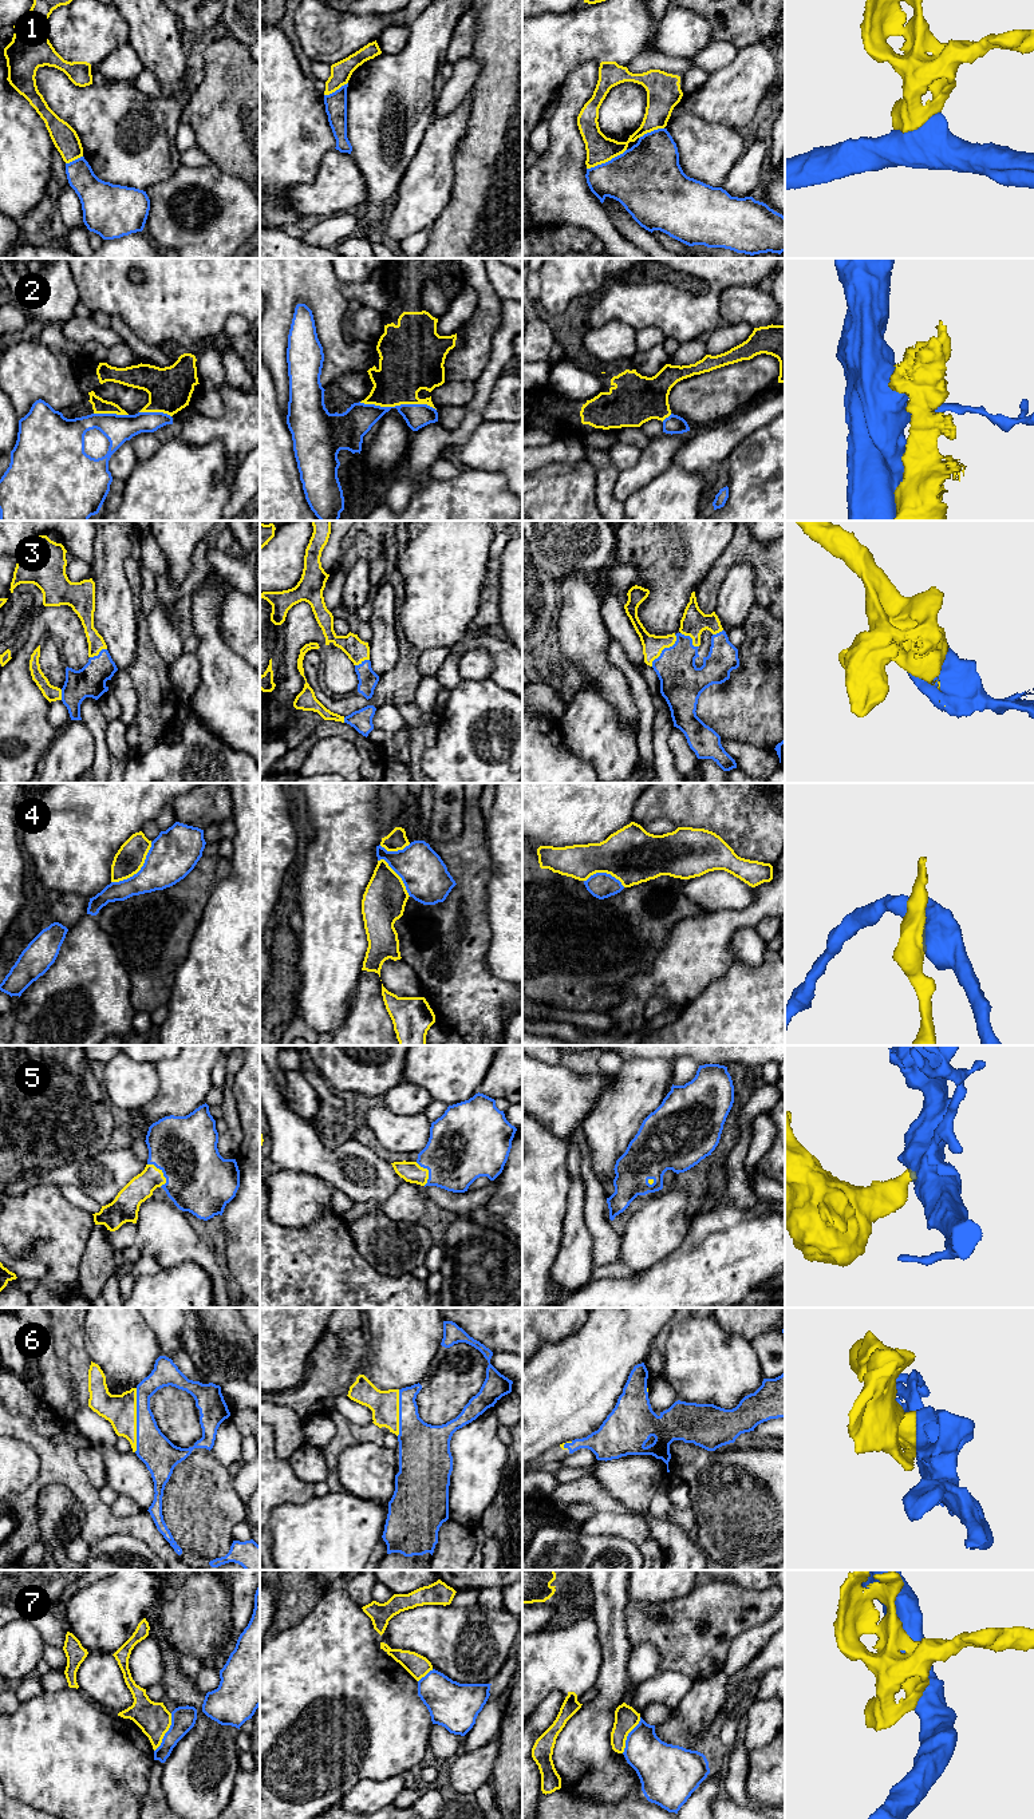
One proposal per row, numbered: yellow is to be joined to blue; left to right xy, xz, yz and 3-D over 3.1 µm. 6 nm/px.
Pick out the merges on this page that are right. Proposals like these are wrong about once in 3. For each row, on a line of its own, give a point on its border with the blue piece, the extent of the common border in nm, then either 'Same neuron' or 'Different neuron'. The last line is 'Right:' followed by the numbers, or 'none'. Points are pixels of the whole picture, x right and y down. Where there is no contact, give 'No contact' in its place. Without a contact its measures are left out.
1: Touches blue at yz (606, 162). Shared border 260 nm. Different neuron
2: Touches blue at xz (398, 406). Shared border 460 nm. Different neuron
3: Touches blue at yz (665, 648). Shared border 240 nm. Same neuron
4: Touches blue at xy (139, 870). Shared border 340 nm. Different neuron
5: Touches blue at xy (162, 1171). Shared border 170 nm. Same neuron
6: Touches blue at xy (137, 1420). Shared border 380 nm. Same neuron
7: Touches blue at xy (166, 1732). Shared border 260 nm. Different neuron
Right: 3, 5, 6

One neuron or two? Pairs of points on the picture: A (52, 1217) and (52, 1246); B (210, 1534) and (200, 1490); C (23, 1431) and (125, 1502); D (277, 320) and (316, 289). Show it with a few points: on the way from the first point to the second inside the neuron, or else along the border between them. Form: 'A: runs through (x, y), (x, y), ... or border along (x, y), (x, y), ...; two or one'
A: runs through (52, 1224), (54, 1240); one
B: runs through (201, 1523), (200, 1501); one
C: border along (109, 1506), (122, 1517), (141, 1510); two
D: runs through (281, 308), (300, 289), (304, 289); one

